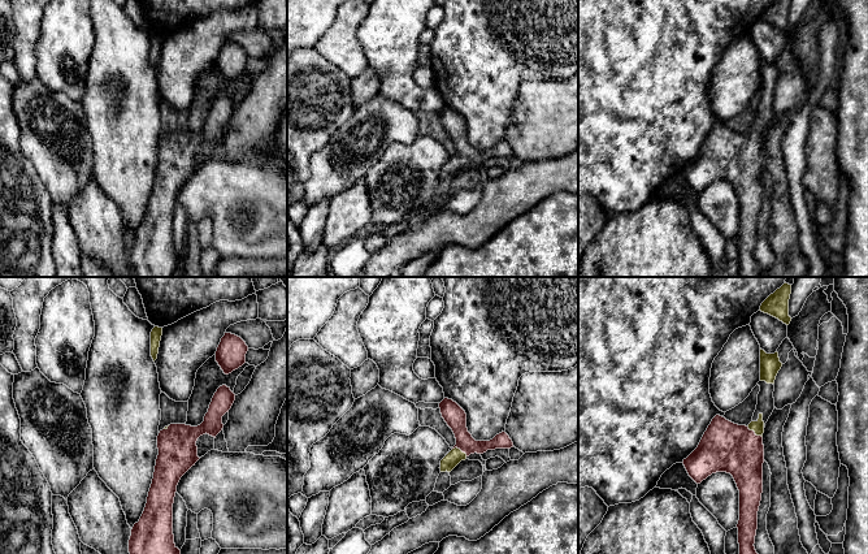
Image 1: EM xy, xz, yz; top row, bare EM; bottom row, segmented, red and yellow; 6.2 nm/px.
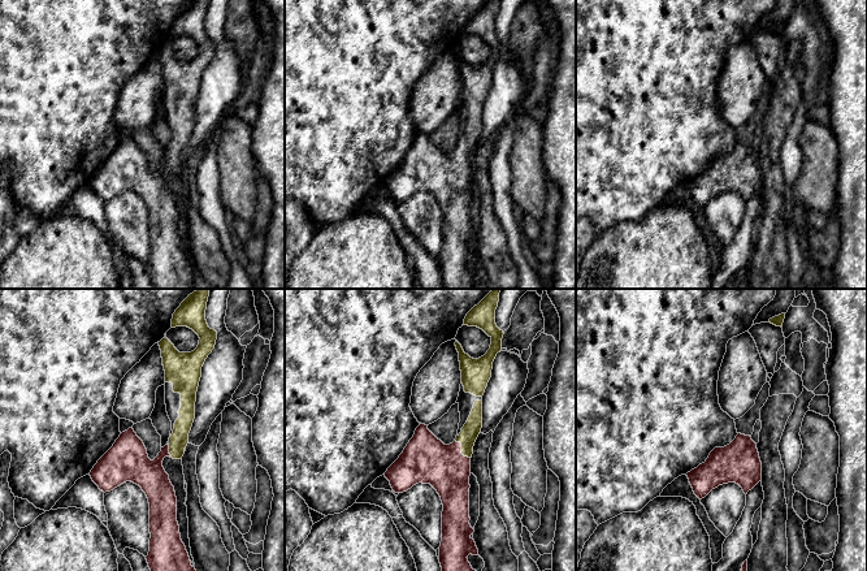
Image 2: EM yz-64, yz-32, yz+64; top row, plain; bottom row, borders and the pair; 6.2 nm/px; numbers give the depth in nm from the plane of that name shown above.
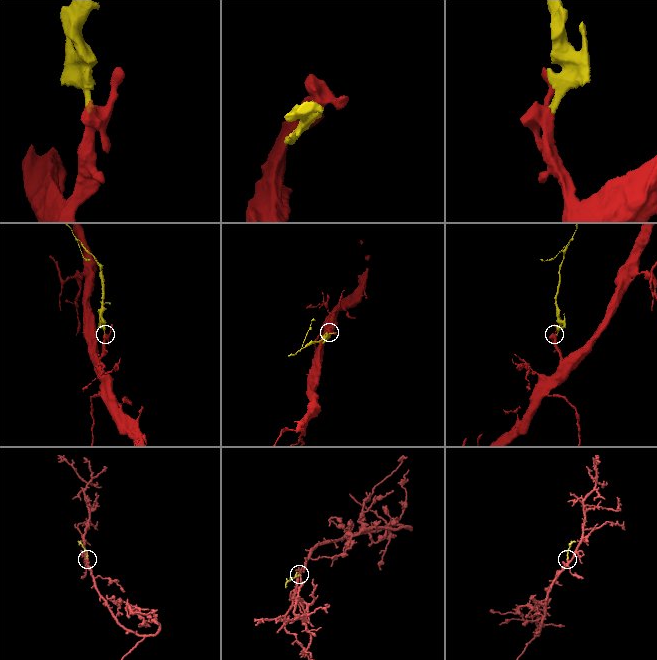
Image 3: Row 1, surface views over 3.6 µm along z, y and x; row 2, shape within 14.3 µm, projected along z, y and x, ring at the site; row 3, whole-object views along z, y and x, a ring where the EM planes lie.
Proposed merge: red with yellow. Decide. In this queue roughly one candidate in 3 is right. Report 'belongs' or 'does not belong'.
belongs

